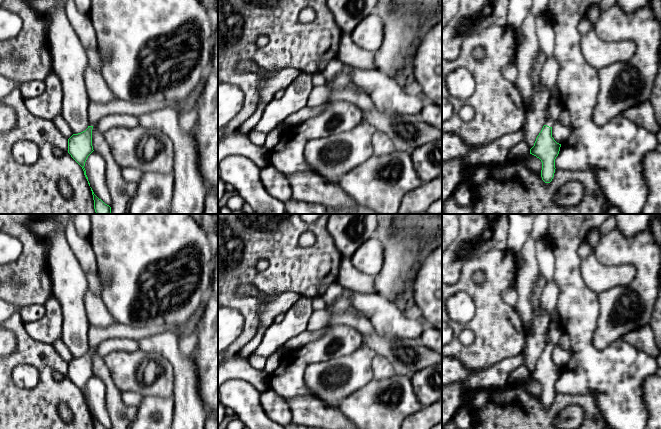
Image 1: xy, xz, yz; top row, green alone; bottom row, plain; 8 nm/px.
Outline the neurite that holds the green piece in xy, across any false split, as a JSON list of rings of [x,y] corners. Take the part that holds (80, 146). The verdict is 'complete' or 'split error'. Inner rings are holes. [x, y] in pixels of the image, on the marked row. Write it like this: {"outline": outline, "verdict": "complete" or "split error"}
{"outline": [[[113,99],[105,104],[90,101],[88,106],[89,126],[85,131],[73,134],[68,139],[68,153],[82,167],[88,181],[84,166],[88,156],[94,151],[92,146],[92,129],[102,117],[108,114],[132,114],[140,116],[170,105],[170,101],[146,102],[142,104],[119,99]]], "verdict": "split error"}

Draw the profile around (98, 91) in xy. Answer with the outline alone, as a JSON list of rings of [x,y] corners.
[[[88,65],[84,77],[90,101],[105,104],[115,99],[100,72]]]

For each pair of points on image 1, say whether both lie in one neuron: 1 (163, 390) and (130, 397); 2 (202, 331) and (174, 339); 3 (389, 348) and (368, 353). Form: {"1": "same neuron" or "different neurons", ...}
{"1": "different neurons", "2": "different neurons", "3": "different neurons"}

